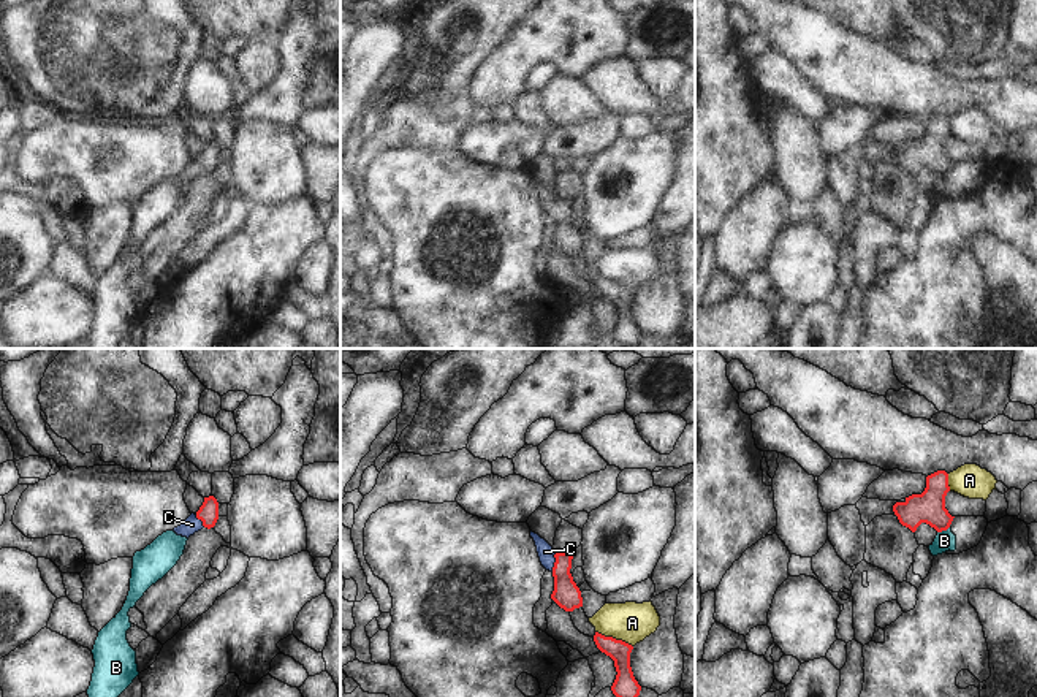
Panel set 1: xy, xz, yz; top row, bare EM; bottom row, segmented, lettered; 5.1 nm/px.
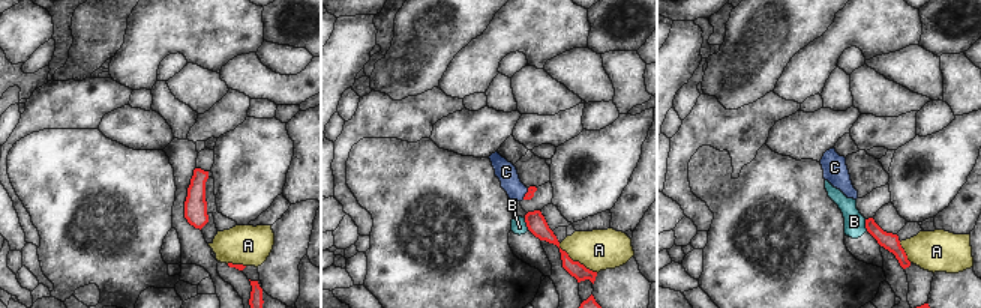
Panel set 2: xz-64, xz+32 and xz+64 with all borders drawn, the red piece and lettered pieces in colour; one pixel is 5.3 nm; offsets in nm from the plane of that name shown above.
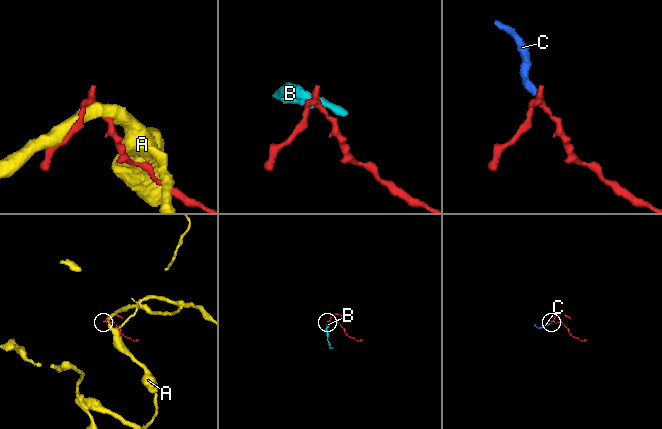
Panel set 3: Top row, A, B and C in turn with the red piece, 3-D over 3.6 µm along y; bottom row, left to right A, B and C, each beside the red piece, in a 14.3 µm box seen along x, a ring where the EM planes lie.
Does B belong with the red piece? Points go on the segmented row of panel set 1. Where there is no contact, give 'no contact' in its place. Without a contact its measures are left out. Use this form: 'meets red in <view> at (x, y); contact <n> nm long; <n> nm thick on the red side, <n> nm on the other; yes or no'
meets red in yz at (942, 529); contact 70 nm long; 160 nm thick on the red side, 100 nm on the other; no

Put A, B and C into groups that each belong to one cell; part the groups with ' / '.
A / B / C

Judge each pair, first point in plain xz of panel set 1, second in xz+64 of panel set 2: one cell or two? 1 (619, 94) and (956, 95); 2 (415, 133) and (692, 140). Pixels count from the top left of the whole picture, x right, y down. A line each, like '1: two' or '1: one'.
1: two
2: one

